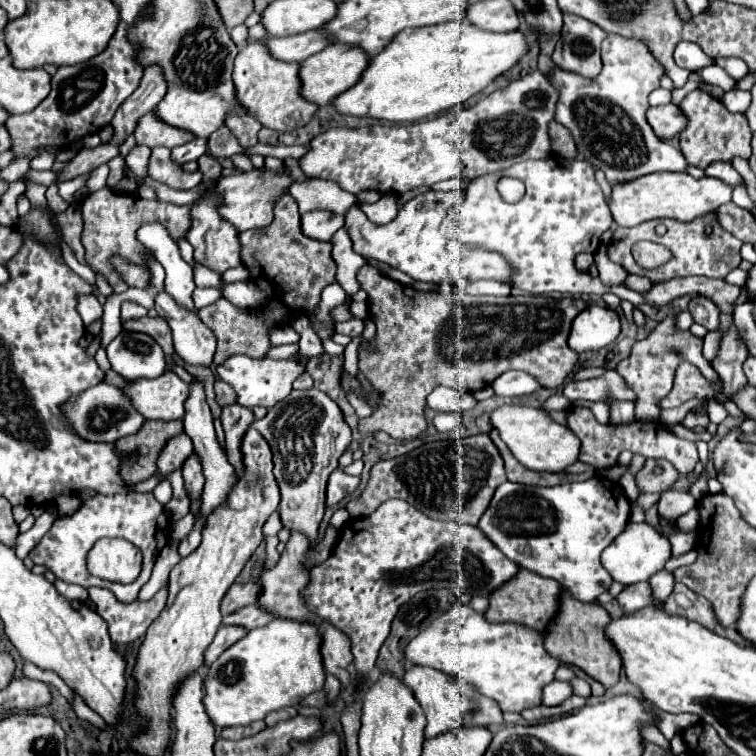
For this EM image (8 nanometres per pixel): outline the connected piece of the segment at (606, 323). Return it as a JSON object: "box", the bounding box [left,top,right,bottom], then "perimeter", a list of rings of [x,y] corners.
{"box":[568,306,620,352],"perimeter":[[[588,306],[572,322],[568,346],[574,352],[600,350],[620,334],[620,318],[606,306]]]}

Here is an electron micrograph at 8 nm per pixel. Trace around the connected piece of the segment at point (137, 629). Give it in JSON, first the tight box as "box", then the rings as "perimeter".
{"box":[88,588,166,644],"perimeter":[[[88,588],[90,600],[98,606],[96,612],[108,622],[110,638],[114,644],[128,644],[146,634],[148,626],[158,618],[166,604],[166,588],[162,588],[150,602],[122,604],[110,590]]]}

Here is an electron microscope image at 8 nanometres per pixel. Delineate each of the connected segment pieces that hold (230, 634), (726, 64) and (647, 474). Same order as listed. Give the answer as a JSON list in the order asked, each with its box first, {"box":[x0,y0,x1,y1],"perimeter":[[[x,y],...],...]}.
[{"box":[204,626,246,668],"perimeter":[[[220,626],[218,634],[214,636],[214,642],[208,646],[204,654],[204,668],[210,668],[210,664],[234,642],[242,640],[246,636],[246,630],[240,626]]]},{"box":[716,58,750,78],"perimeter":[[[720,58],[720,60],[716,60],[716,64],[722,66],[732,78],[744,78],[750,72],[746,62],[742,62],[740,58]]]},{"box":[634,458,678,494],"perimeter":[[[648,458],[644,468],[634,476],[640,494],[664,492],[676,482],[676,478],[678,478],[678,472],[670,462],[654,460],[654,458]]]}]

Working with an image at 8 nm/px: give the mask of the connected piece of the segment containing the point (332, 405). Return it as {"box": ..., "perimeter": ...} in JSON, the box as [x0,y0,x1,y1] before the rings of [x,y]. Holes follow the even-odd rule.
{"box":[252,388,350,550],"perimeter":[[[310,388],[310,390],[292,390],[290,398],[284,398],[282,402],[274,404],[272,408],[268,408],[268,414],[266,414],[262,420],[256,420],[256,422],[252,424],[252,428],[256,428],[256,430],[266,438],[266,442],[270,444],[272,454],[274,454],[274,476],[276,476],[278,486],[280,486],[280,492],[282,492],[282,502],[280,502],[280,508],[278,508],[278,514],[280,514],[280,520],[282,520],[284,528],[304,534],[304,536],[310,540],[310,548],[314,550],[316,544],[318,544],[318,542],[316,542],[316,538],[318,538],[318,526],[320,526],[320,522],[322,522],[324,508],[326,508],[326,482],[328,482],[328,476],[330,476],[330,474],[334,472],[334,468],[338,466],[338,458],[340,458],[340,456],[348,450],[348,446],[350,446],[350,428],[348,428],[348,424],[344,422],[342,410],[336,406],[336,402],[332,402],[324,392],[320,392],[320,390],[316,390],[316,388]],[[332,438],[334,438],[334,462],[332,462],[334,468],[328,468],[328,464],[330,464],[330,456],[332,456]]]}

